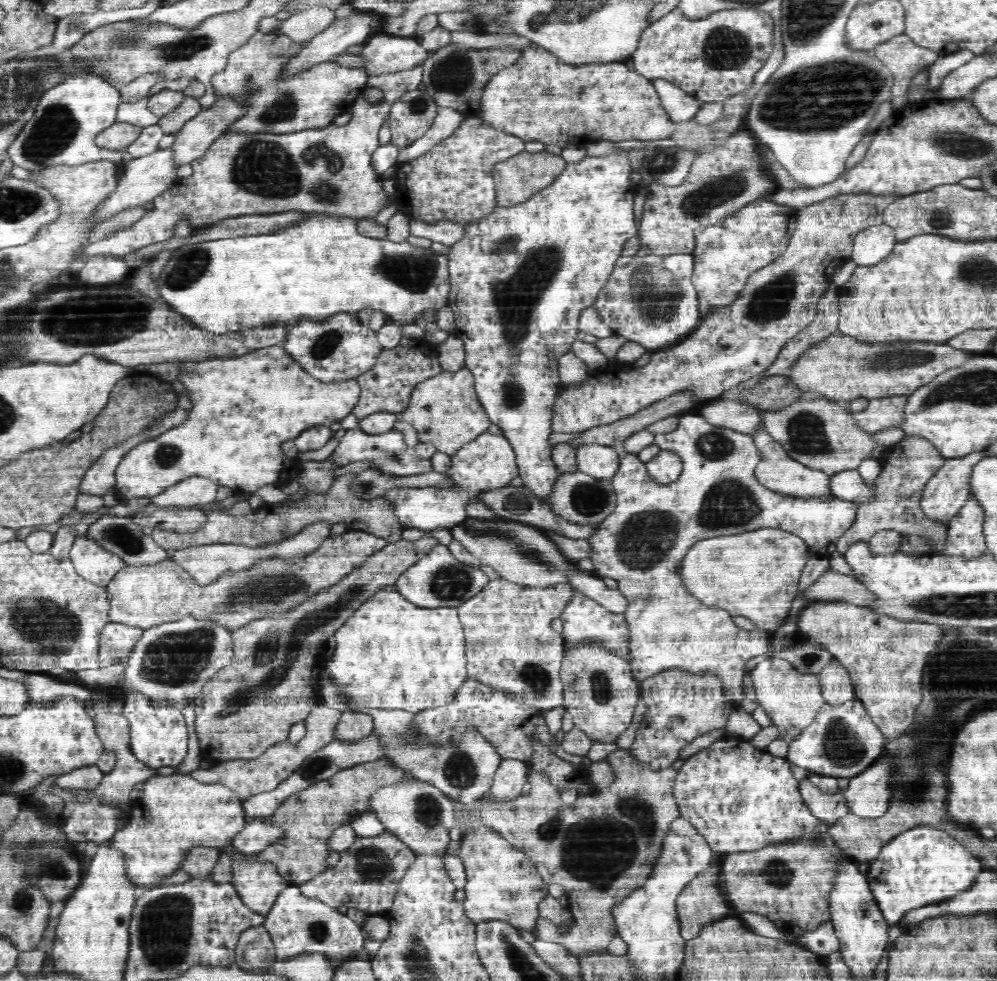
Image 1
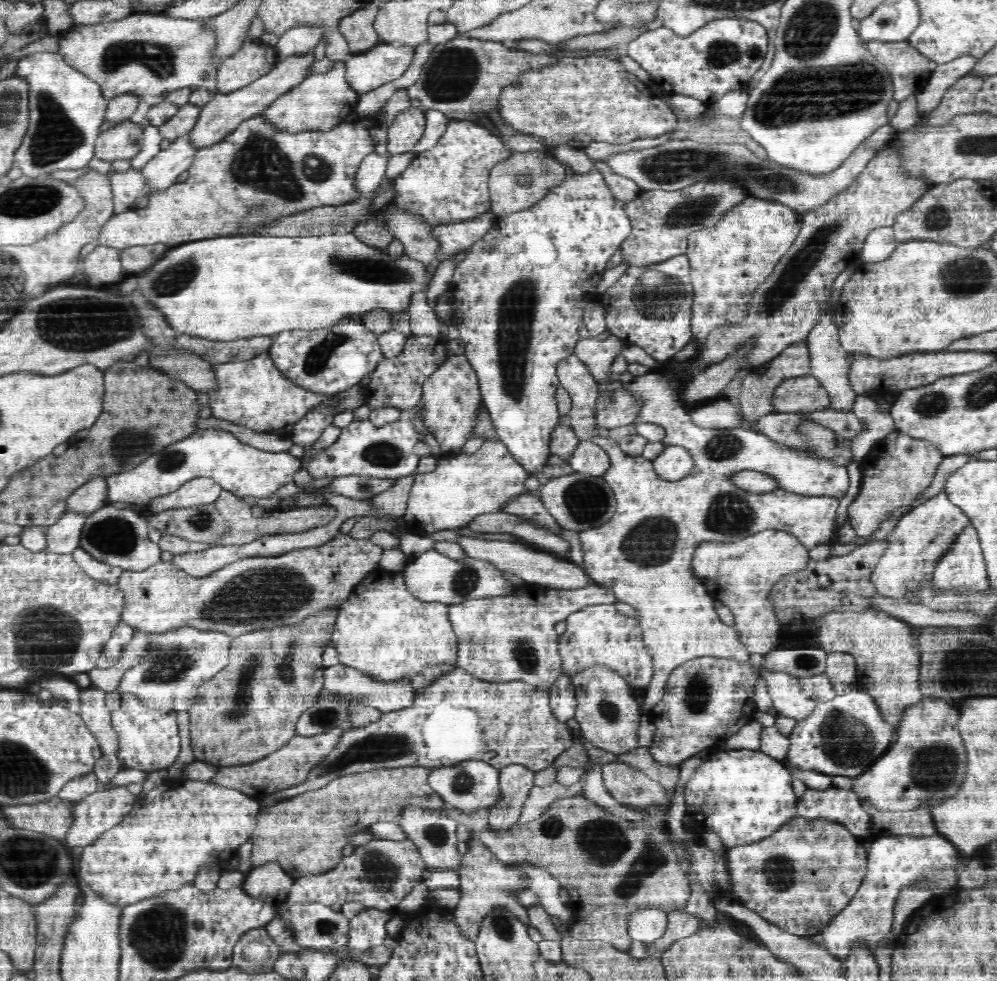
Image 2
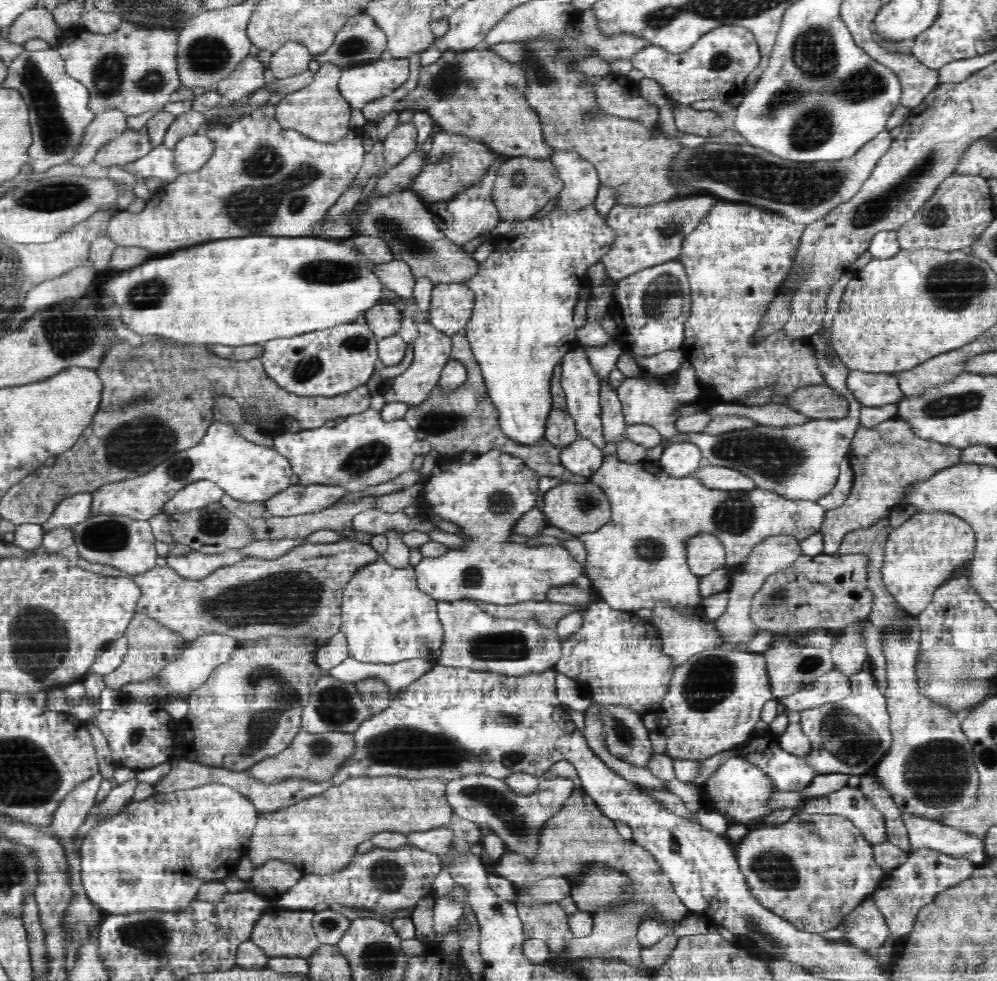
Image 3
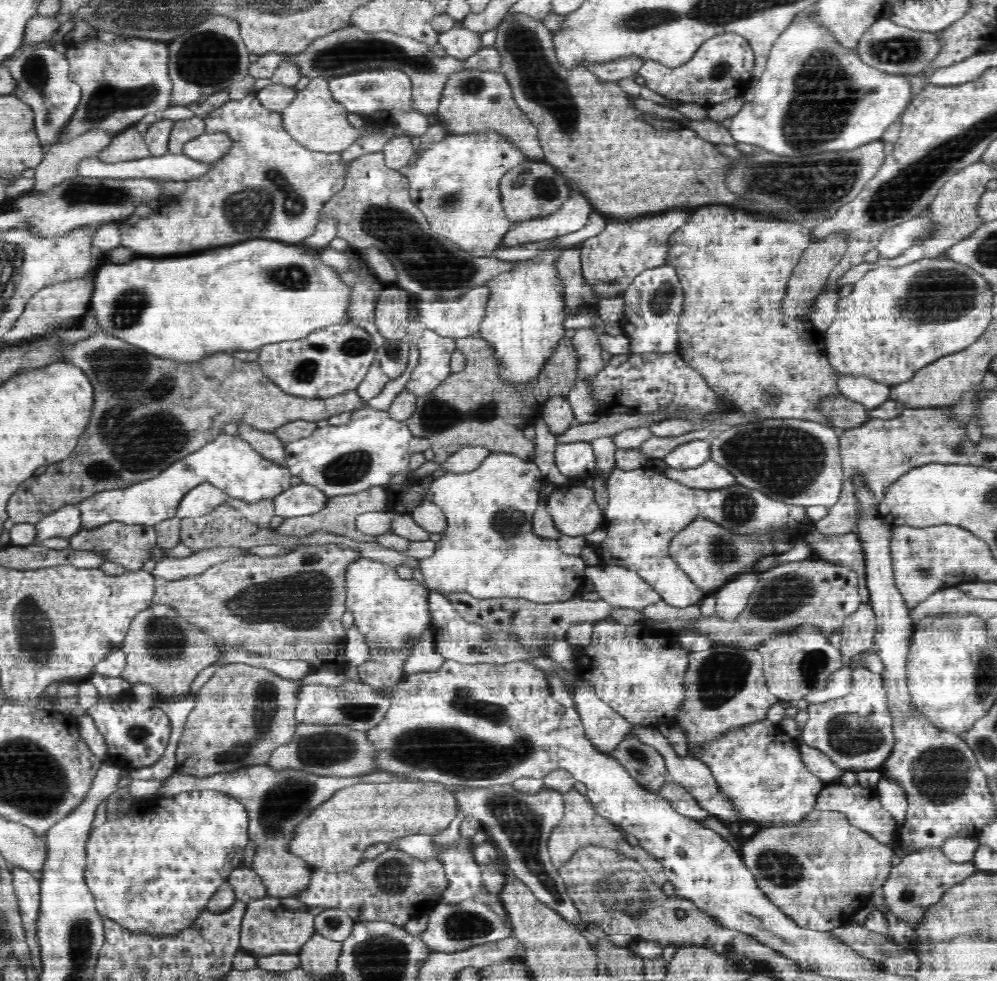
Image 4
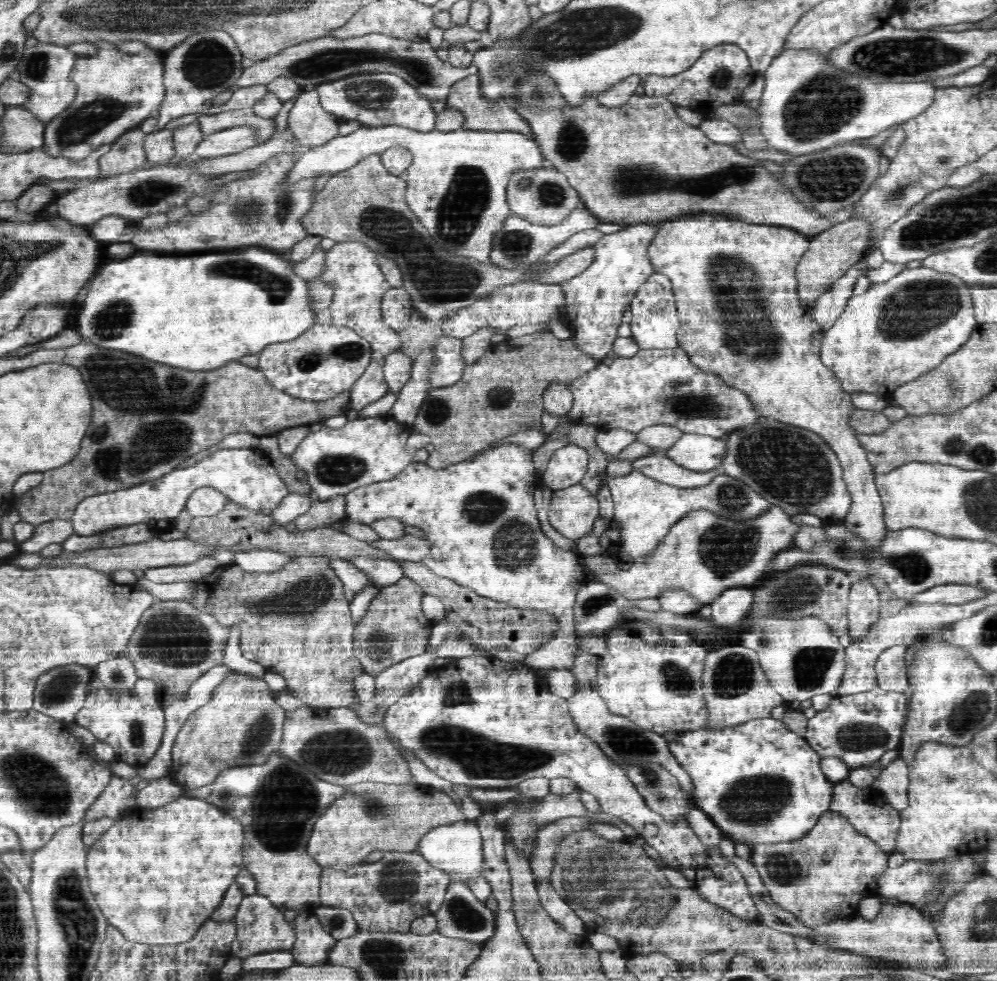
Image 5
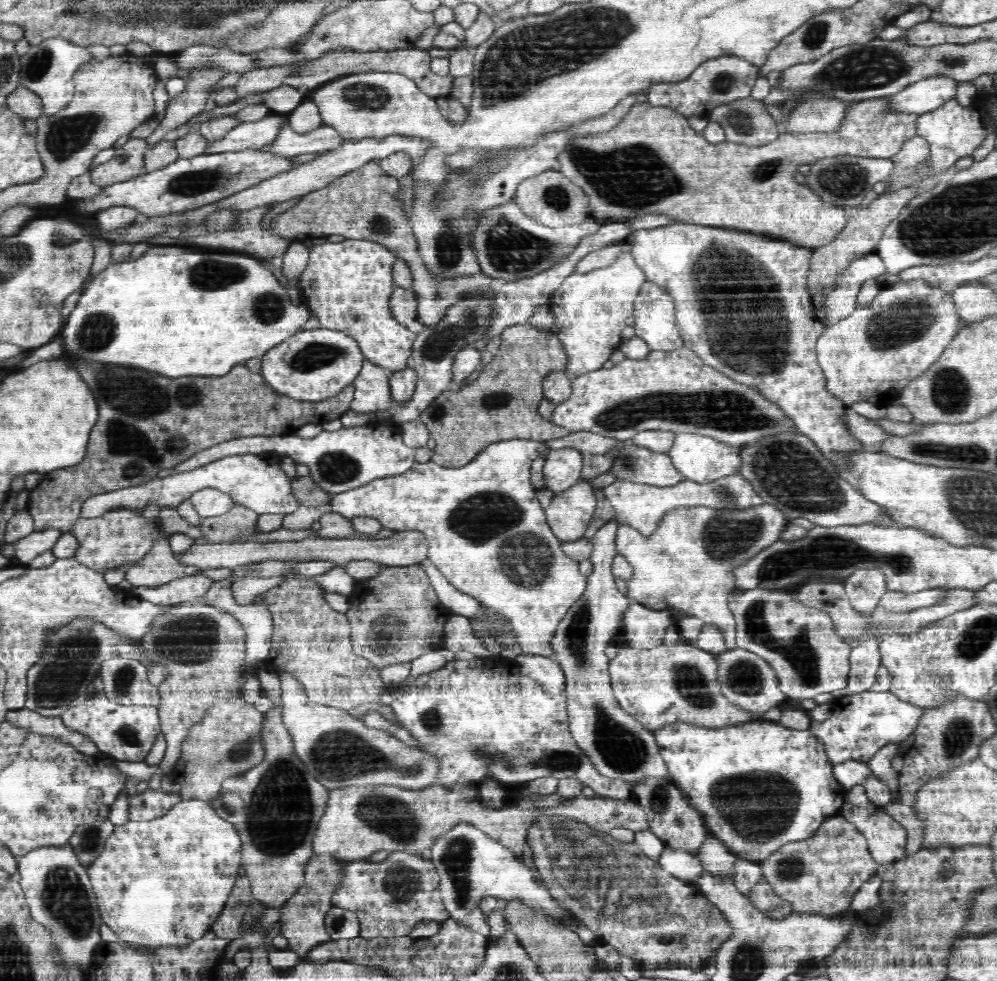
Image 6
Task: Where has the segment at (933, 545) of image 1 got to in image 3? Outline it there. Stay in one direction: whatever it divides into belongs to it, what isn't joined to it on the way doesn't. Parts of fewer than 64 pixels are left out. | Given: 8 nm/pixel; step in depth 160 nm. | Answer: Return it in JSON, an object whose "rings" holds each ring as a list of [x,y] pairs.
{"rings":[[[894,417],[874,428],[859,426],[852,437],[846,459],[853,470],[853,483],[844,504],[826,512],[827,519],[820,528],[824,541],[823,553],[833,555],[848,532],[868,529],[888,518],[894,506],[902,503],[906,488],[925,482],[942,469],[961,463],[962,450],[927,441],[915,435],[906,420]]]}

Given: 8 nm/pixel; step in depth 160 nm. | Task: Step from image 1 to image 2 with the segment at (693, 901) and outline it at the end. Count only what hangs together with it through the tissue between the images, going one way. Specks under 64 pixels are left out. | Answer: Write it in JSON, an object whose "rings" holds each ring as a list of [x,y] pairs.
{"rings":[[[686,910],[673,911],[668,914],[668,931],[665,936],[650,947],[642,943],[633,942],[628,950],[634,958],[648,958],[648,956],[660,957],[660,954],[668,949],[674,942],[693,936],[701,928],[701,920],[697,916],[690,916]]]}

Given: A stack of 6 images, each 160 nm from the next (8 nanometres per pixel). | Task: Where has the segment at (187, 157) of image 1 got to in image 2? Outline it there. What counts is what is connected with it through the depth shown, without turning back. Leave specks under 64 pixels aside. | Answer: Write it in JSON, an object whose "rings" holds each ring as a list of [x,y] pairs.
{"rings":[[[307,50],[307,52],[302,55],[292,56],[286,58],[286,60],[276,62],[268,71],[268,74],[260,76],[258,80],[254,80],[252,84],[244,88],[229,93],[214,93],[208,104],[201,108],[198,122],[196,122],[194,128],[188,132],[186,135],[187,138],[192,141],[192,145],[196,147],[196,150],[220,142],[235,128],[238,128],[240,123],[253,116],[259,115],[268,104],[272,104],[272,102],[282,96],[283,93],[298,86],[298,84],[306,78],[308,67],[316,61],[314,57],[314,50]]]}

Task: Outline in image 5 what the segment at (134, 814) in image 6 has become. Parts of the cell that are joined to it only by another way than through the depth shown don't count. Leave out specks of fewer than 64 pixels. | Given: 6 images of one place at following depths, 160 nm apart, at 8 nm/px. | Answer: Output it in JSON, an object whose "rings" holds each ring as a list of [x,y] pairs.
{"rings":[[[168,776],[158,778],[156,782],[135,793],[136,806],[152,810],[182,797],[183,788]]]}

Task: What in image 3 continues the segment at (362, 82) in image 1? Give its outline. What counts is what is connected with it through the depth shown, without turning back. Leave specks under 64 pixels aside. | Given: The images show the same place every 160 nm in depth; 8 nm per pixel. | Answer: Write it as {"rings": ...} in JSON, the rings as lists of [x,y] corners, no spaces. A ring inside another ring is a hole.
{"rings":[[[248,54],[229,75],[218,80],[218,84],[214,87],[220,93],[220,104],[240,100],[250,92],[265,86],[263,74],[266,69],[257,57]],[[327,61],[322,64],[314,74],[311,83],[304,88],[284,96],[275,105],[276,120],[282,128],[292,129],[304,133],[316,141],[336,141],[341,139],[350,126],[351,112],[353,108],[346,102],[338,88],[343,68],[340,65]]]}

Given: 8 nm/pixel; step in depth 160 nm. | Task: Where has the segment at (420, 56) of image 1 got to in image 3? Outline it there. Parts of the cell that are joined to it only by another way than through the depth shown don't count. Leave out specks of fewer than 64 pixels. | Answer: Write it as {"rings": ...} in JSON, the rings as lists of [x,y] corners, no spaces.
{"rings":[[[387,56],[386,58],[368,61],[365,65],[352,65],[343,68],[341,78],[338,81],[338,88],[341,95],[345,97],[346,102],[353,109],[362,110],[366,104],[370,104],[370,102],[378,100],[378,98],[384,98],[384,96],[388,96],[388,94],[392,94],[394,90],[400,88],[408,80],[408,75],[408,58]]]}

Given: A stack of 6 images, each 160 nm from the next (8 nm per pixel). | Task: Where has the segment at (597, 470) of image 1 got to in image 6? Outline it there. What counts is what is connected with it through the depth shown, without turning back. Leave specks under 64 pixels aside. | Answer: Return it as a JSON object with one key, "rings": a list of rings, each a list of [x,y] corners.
{"rings":[[[574,448],[550,449],[544,462],[544,488],[556,494],[581,480],[585,466],[583,455]]]}

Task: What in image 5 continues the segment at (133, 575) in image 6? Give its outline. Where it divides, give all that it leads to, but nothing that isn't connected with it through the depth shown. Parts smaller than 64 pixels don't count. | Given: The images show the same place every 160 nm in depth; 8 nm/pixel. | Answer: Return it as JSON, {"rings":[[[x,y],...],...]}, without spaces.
{"rings":[[[204,556],[204,558],[188,564],[148,568],[144,571],[143,576],[158,584],[162,584],[162,582],[194,581],[202,575],[210,574],[210,571],[215,570],[218,566],[214,558]]]}

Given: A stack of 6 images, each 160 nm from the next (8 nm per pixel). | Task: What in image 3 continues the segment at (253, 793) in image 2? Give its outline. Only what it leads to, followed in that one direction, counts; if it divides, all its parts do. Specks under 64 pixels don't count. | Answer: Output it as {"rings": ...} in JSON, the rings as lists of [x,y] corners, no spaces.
{"rings":[[[300,731],[290,743],[288,748],[277,755],[265,758],[256,762],[248,768],[250,777],[260,780],[266,784],[278,782],[287,778],[304,779],[312,782],[326,782],[331,774],[338,769],[354,749],[354,742],[351,733],[345,732],[321,732],[310,733]]]}

